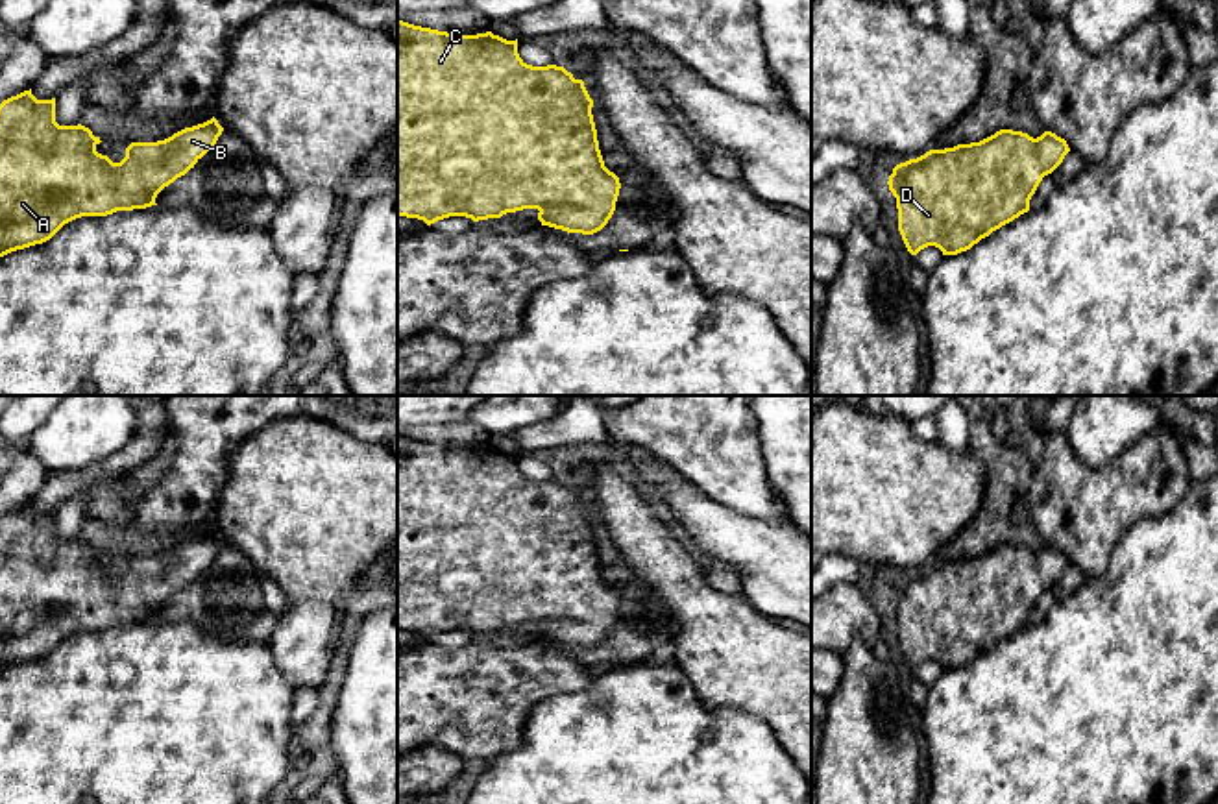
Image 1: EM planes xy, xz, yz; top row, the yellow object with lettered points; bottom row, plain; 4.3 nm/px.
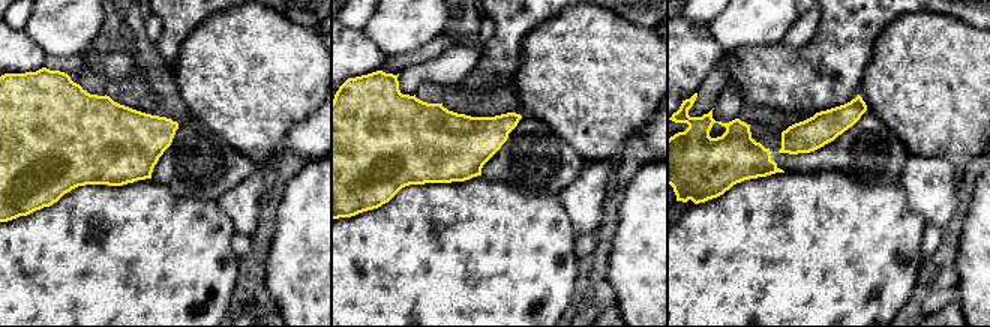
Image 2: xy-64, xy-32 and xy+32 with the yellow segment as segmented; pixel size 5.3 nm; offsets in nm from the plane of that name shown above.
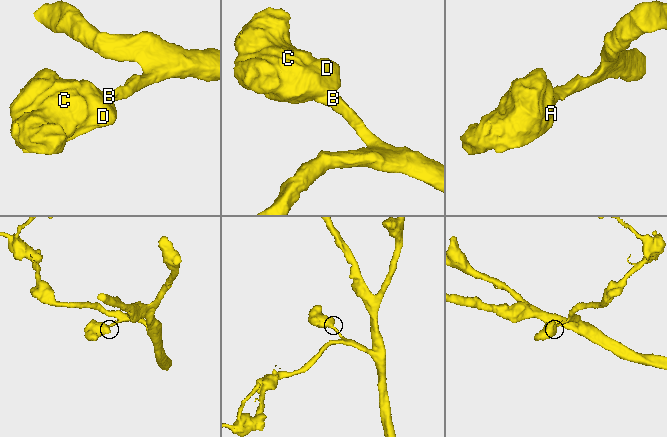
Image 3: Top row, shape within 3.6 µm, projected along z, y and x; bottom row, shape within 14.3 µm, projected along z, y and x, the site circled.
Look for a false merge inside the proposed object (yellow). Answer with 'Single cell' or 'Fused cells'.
Single cell

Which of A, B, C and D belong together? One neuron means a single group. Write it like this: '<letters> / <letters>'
A B C D

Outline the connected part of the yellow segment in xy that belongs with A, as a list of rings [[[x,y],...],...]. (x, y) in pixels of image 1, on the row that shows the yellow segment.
[[[30,91],[11,96],[0,104],[0,257],[50,240],[65,224],[81,216],[107,216],[116,211],[146,209],[155,203],[157,194],[185,176],[216,144],[224,128],[211,120],[185,128],[157,142],[131,142],[126,157],[113,163],[96,152],[102,142],[81,124],[59,126],[55,122],[55,98],[37,100]]]

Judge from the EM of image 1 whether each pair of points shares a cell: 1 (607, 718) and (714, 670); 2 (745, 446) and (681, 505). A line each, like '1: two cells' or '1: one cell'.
1: two cells
2: two cells

